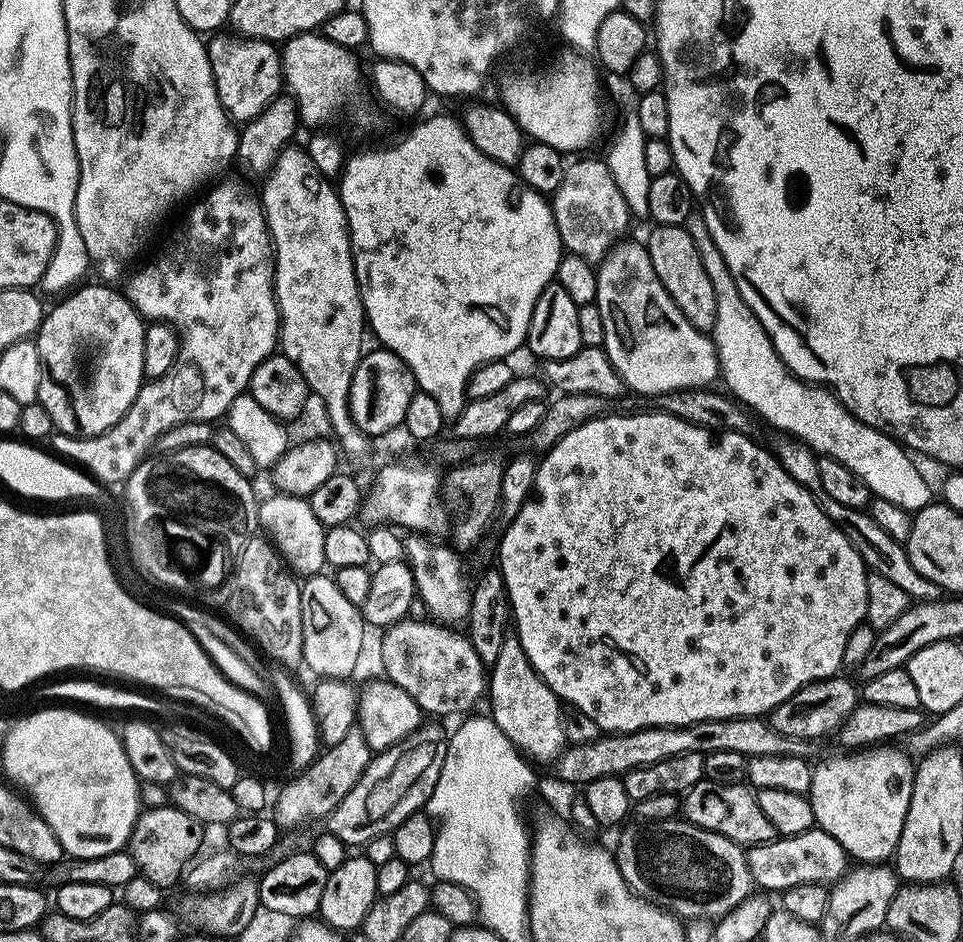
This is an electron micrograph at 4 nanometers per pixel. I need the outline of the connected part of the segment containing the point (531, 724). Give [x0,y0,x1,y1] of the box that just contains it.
[490,638,566,765]

